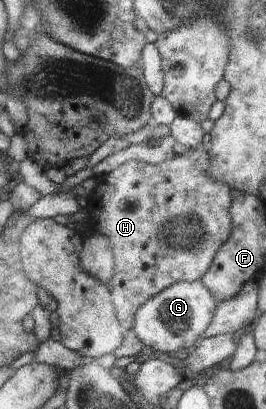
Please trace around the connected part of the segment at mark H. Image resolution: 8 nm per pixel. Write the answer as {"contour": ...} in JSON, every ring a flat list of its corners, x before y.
{"contour":[[206,146,190,148,187,153,177,154,177,157,161,165,137,160,126,161,111,171,109,177,115,179,111,185,105,185,107,179,101,167,93,170,94,178,89,185,84,208,93,220,95,233,109,241,109,249,112,249,113,257,116,257,116,269,108,284,117,317,127,331,132,329,136,313,157,293,177,282,201,281,232,231,229,207,237,199,237,193,233,193,225,181,215,181,209,175,207,169,210,160]]}

